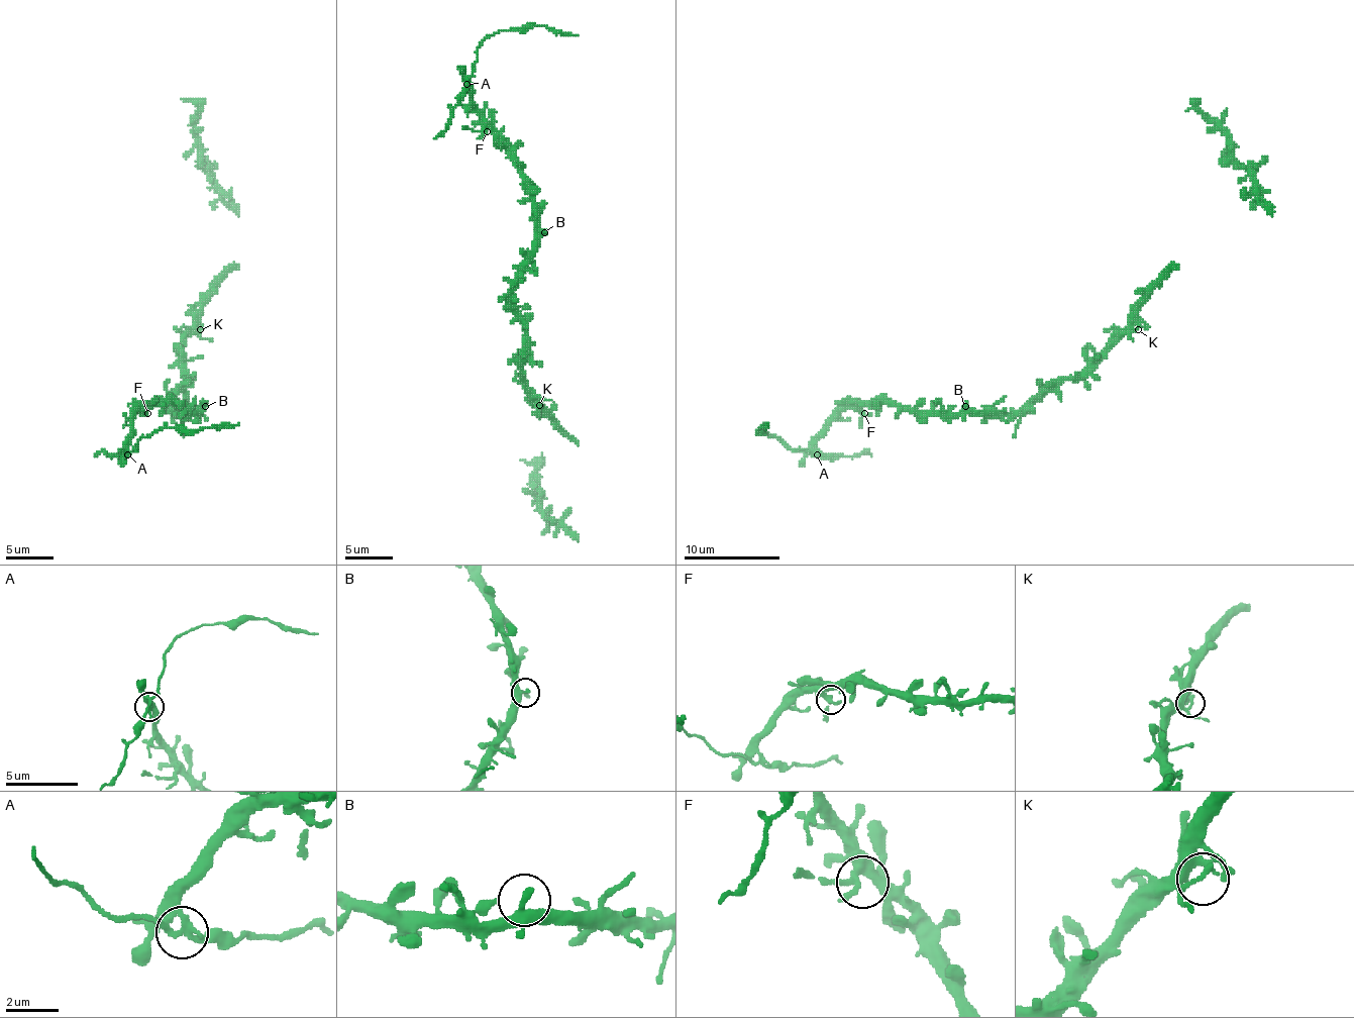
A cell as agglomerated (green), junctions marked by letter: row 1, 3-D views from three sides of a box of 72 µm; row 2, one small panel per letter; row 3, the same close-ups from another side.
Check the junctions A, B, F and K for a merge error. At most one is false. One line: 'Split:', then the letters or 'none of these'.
Split: A

